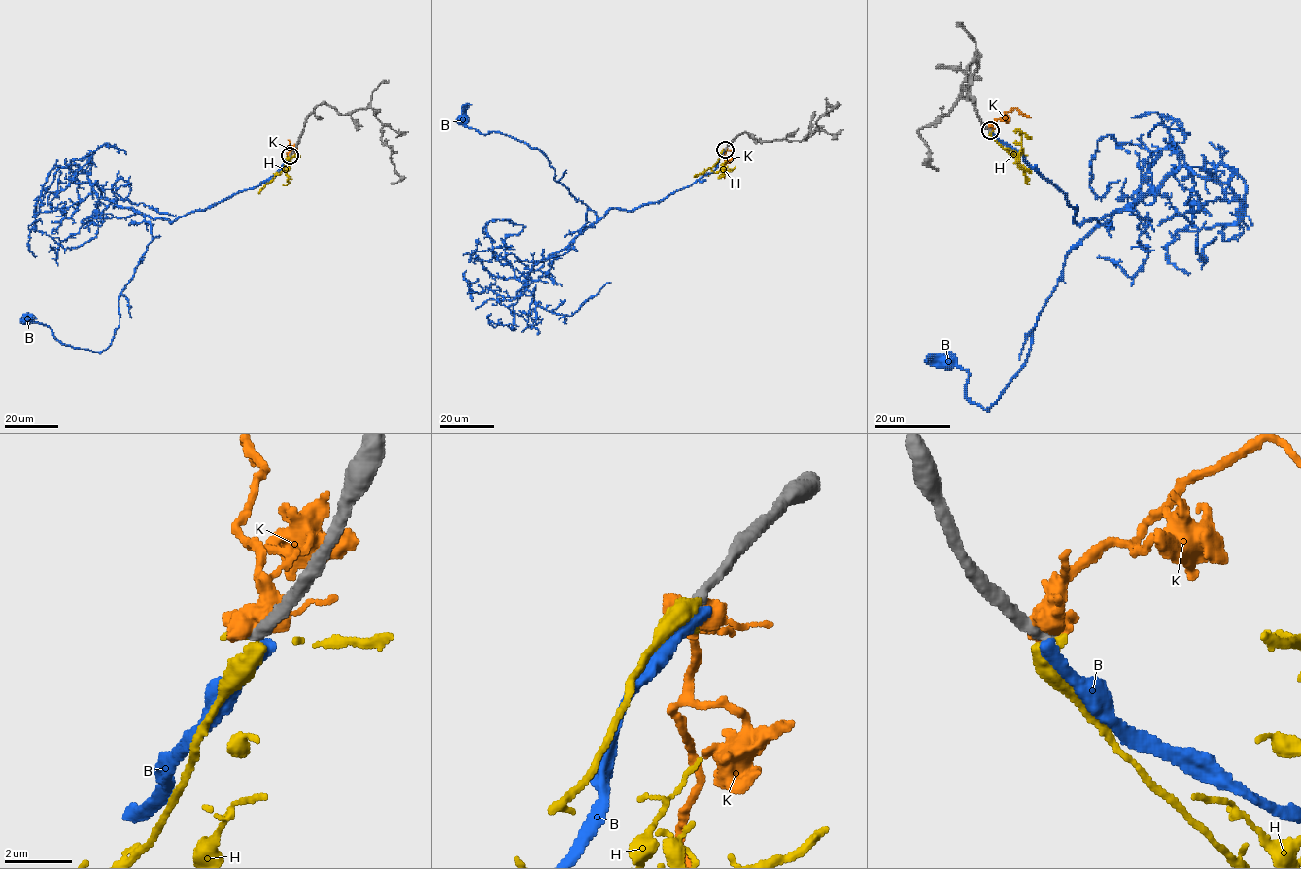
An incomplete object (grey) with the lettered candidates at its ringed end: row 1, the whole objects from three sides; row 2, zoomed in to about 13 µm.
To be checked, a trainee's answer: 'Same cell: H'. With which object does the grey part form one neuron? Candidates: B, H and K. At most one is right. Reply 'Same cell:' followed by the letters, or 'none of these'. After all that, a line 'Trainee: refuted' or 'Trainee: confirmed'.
Same cell: none of these
Trainee: refuted

